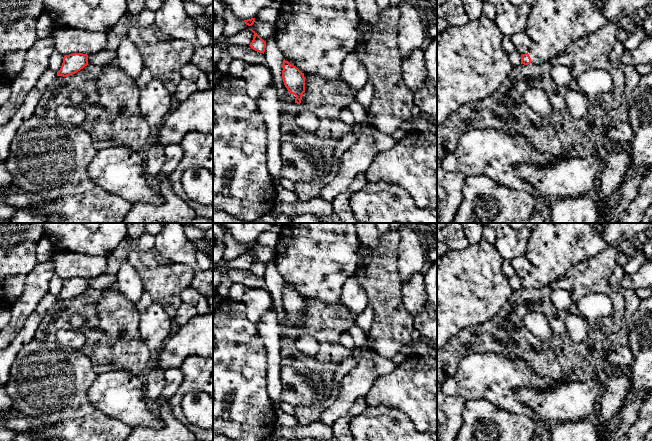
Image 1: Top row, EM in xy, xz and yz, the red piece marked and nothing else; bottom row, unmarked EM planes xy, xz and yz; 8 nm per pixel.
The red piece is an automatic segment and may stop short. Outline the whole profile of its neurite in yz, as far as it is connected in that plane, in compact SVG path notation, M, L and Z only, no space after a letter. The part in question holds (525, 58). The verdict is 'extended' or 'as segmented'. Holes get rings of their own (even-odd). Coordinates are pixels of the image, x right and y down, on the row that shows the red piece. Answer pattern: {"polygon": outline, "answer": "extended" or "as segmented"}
{"polygon": "M536 0L524 31L530 37L530 50L521 55L521 64L542 64L607 23L596 6L602 0Z", "answer": "extended"}

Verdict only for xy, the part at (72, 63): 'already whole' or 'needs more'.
already whole

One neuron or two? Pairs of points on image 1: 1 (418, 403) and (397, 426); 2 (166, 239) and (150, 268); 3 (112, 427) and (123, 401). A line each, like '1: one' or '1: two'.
1: two
2: two
3: two

